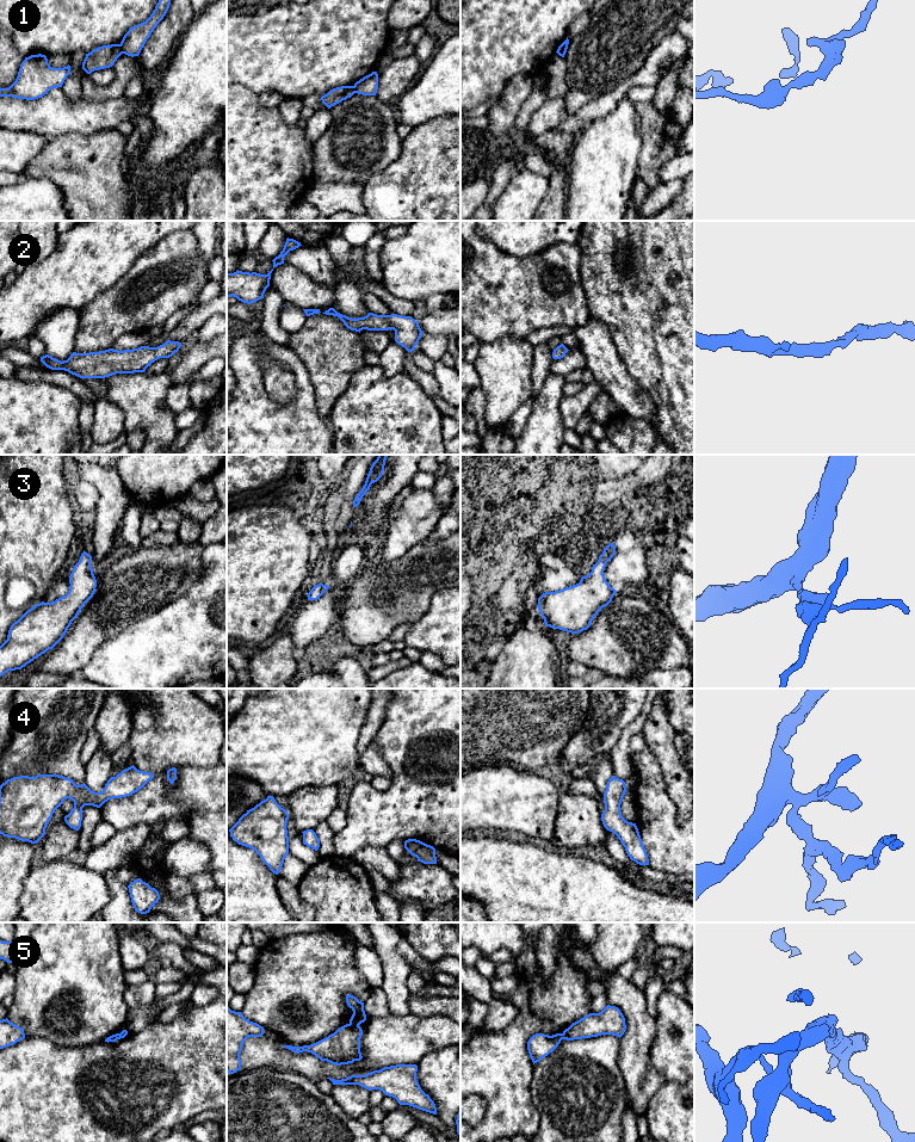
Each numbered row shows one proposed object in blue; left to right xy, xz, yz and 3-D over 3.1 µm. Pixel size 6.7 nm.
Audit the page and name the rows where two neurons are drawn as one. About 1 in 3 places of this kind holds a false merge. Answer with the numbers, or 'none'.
1, 5

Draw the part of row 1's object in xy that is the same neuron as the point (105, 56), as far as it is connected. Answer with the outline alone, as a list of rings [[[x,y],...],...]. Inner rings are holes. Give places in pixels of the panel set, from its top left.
[[[109,44],[99,47],[86,54],[82,62],[82,69],[91,74],[94,70],[110,68],[115,64],[117,58],[123,54],[119,44]]]

